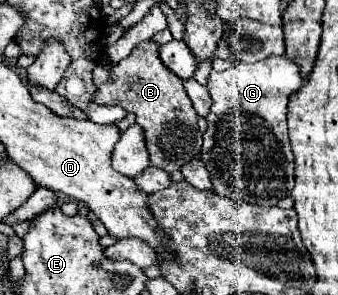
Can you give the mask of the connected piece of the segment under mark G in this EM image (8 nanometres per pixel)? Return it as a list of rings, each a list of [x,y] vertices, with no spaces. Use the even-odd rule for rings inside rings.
[[[287,54],[269,56],[253,64],[239,62],[225,72],[211,70],[207,88],[213,106],[207,116],[207,132],[203,134],[201,160],[205,162],[207,172],[211,174],[213,190],[217,194],[229,196],[233,200],[261,204],[261,206],[275,206],[281,198],[289,196],[293,188],[295,158],[287,136],[287,100],[301,86],[303,86],[301,66],[295,60],[291,60]]]

